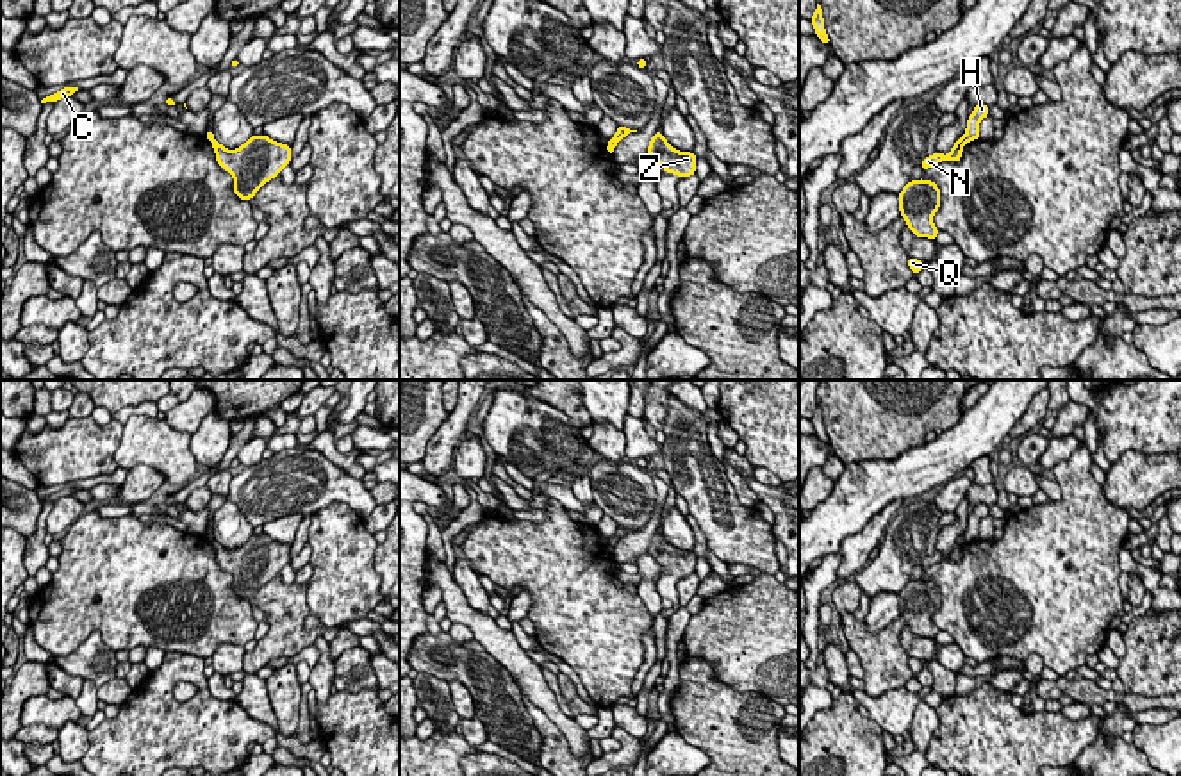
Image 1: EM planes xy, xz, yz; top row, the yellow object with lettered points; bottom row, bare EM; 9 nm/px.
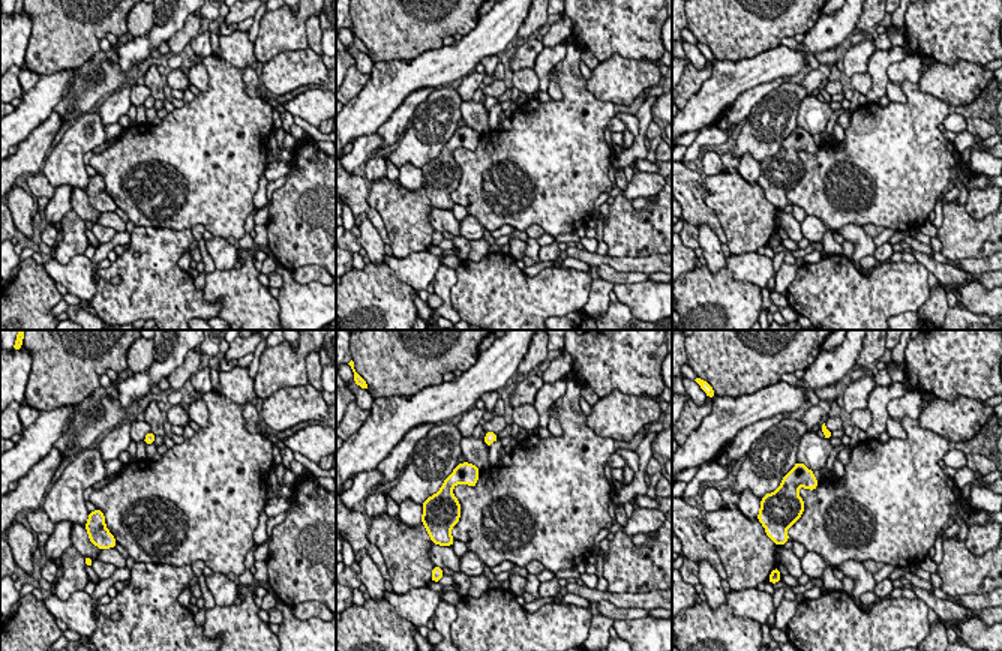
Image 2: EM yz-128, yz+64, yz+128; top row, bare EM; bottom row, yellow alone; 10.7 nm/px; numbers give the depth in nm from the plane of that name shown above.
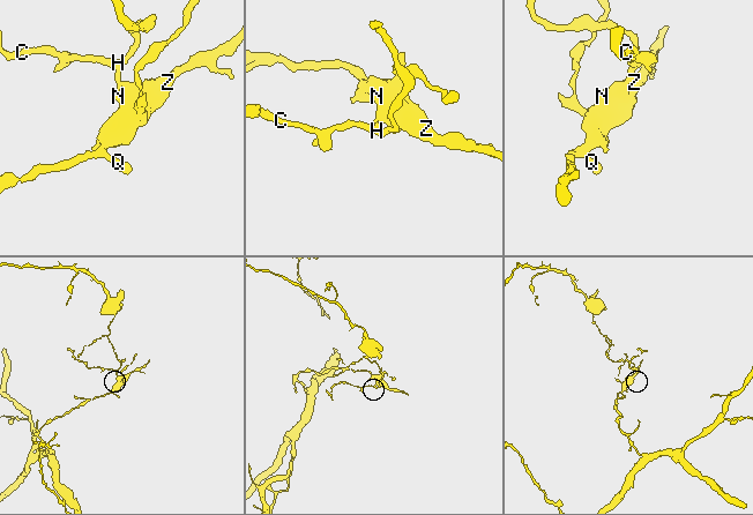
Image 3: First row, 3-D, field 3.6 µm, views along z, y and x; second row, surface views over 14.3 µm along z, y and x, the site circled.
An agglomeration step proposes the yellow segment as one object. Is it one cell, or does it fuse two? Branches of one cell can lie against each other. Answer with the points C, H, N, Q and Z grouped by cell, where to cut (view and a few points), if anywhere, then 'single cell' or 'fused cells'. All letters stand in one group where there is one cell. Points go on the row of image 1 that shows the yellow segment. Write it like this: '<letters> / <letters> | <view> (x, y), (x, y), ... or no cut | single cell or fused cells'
C H / N Q Z | yz (962, 138), (967, 141) | fused cells

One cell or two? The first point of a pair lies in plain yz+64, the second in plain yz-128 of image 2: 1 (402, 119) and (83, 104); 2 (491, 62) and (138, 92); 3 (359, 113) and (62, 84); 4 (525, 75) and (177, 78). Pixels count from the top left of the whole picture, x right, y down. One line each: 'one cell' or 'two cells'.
1: two cells
2: two cells
3: one cell
4: one cell

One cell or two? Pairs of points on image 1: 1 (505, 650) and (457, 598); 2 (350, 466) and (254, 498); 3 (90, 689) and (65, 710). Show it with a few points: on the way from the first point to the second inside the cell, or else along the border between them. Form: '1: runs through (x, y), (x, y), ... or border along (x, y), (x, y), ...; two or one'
1: runs through (493, 637), (464, 610); one
2: border along (314, 448), (361, 480); two
3: border along (74, 700), (82, 716); two

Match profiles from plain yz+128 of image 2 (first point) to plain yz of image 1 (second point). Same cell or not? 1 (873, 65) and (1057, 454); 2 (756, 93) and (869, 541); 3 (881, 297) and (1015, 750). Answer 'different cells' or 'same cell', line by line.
1: same cell
2: same cell
3: same cell

